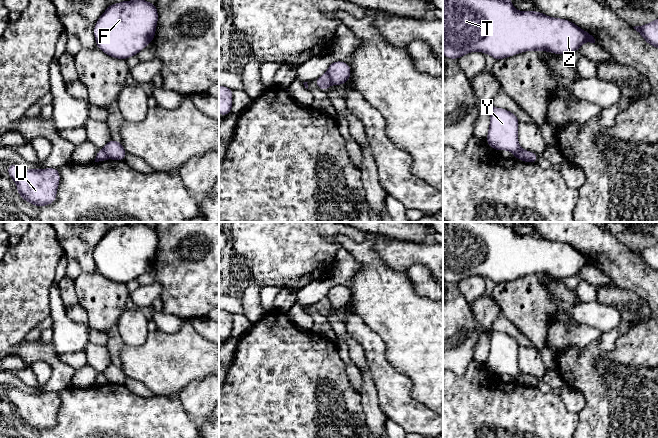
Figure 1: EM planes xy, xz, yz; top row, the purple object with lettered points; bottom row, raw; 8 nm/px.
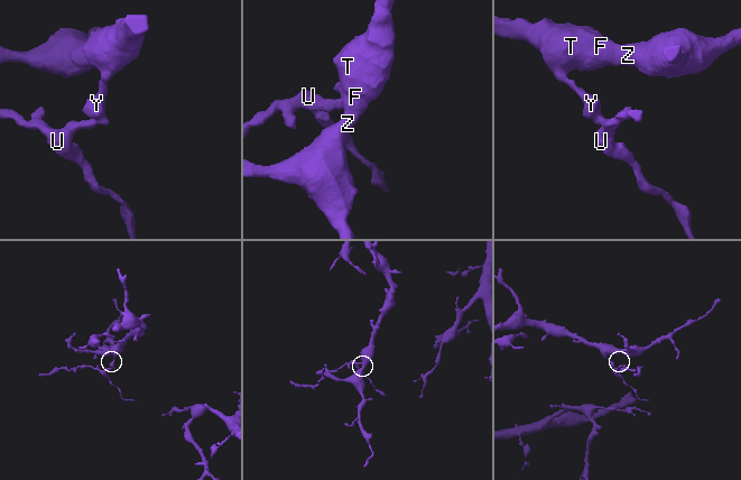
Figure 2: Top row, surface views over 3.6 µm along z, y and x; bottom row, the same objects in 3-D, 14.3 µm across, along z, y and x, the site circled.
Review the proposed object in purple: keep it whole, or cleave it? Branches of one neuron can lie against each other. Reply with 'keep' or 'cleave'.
cleave

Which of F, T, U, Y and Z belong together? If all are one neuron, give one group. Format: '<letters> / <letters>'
F T Y Z / U

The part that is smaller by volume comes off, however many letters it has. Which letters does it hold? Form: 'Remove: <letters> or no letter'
Remove: U

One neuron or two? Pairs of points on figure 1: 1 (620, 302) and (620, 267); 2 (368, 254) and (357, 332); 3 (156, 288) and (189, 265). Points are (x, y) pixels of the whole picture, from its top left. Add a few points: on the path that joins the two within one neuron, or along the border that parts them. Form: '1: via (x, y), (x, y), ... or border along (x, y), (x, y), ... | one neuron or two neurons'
1: border along (617, 286), (623, 289), (630, 289), (642, 297) | two neurons
2: border along (351, 311), (356, 313), (375, 332) | two neurons
3: border along (156, 280), (162, 289), (160, 298) | two neurons

